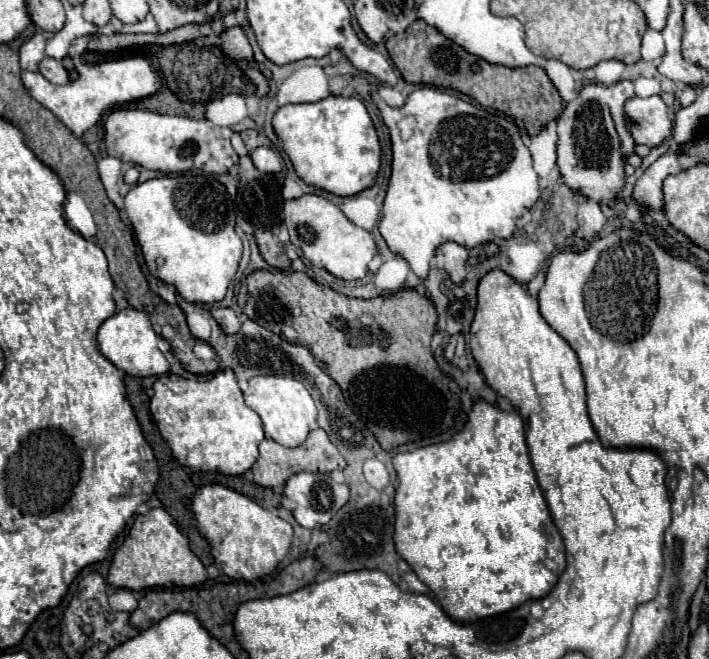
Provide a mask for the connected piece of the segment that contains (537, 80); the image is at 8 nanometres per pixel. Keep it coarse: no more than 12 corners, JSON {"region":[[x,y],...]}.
{"region":[[424,21],[386,49],[404,81],[456,89],[522,121],[564,109],[542,67],[468,55]]}

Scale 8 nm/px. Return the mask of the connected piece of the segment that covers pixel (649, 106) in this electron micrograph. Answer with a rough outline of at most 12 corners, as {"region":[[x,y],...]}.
{"region":[[660,95],[626,107],[636,143],[658,147],[672,135],[674,111]]}

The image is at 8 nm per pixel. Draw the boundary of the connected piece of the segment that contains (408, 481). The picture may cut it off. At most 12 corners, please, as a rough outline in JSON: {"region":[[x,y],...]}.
{"region":[[524,421],[398,453],[396,553],[470,625],[552,591]]}

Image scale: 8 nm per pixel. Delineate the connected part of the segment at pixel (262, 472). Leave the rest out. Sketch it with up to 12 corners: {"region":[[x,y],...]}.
{"region":[[324,429],[294,449],[260,443],[254,483],[284,487],[294,473],[330,473],[346,461]]}

